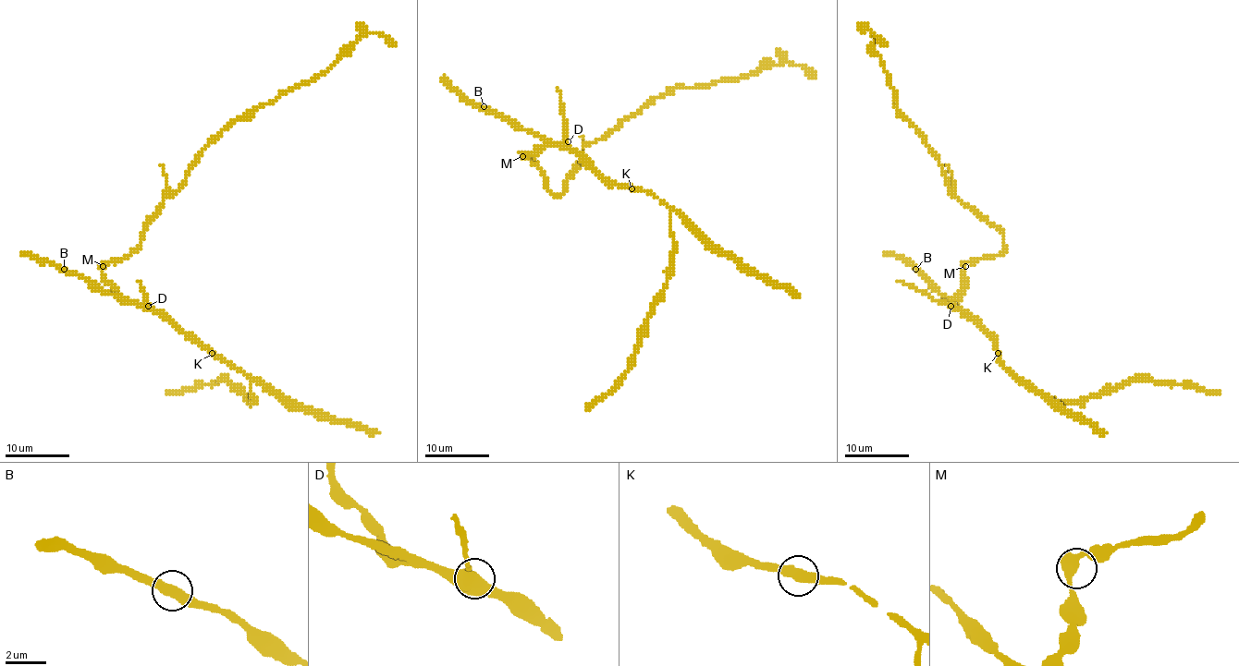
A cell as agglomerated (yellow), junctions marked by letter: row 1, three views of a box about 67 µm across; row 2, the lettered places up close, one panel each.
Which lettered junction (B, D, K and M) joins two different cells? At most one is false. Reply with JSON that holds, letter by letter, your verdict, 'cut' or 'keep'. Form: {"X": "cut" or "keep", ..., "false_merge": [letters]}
{"B": "keep", "D": "keep", "K": "keep", "M": "keep", "false_merge": []}

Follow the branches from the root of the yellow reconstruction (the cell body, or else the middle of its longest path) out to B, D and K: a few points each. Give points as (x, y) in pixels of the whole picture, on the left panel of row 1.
B: (106, 266), (103, 277), (127, 299), (120, 299), (107, 292), (98, 292), (79, 275), (68, 274), (64, 269)
D: (106, 266), (103, 277), (125, 299), (148, 306)
K: (106, 266), (103, 277), (125, 299), (146, 303), (161, 311), (182, 332), (202, 342), (213, 353)

